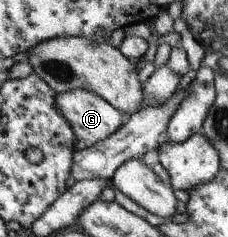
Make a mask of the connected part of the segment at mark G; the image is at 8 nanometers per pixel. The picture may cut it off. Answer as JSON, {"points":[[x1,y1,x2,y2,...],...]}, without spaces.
{"points":[[75,88,72,91,64,91,62,94,55,93,53,100,54,108,64,117,71,128,73,135,83,140,83,146,89,147,99,143,110,136,124,121,125,116,118,112,111,104,103,98,95,95,91,90]]}

